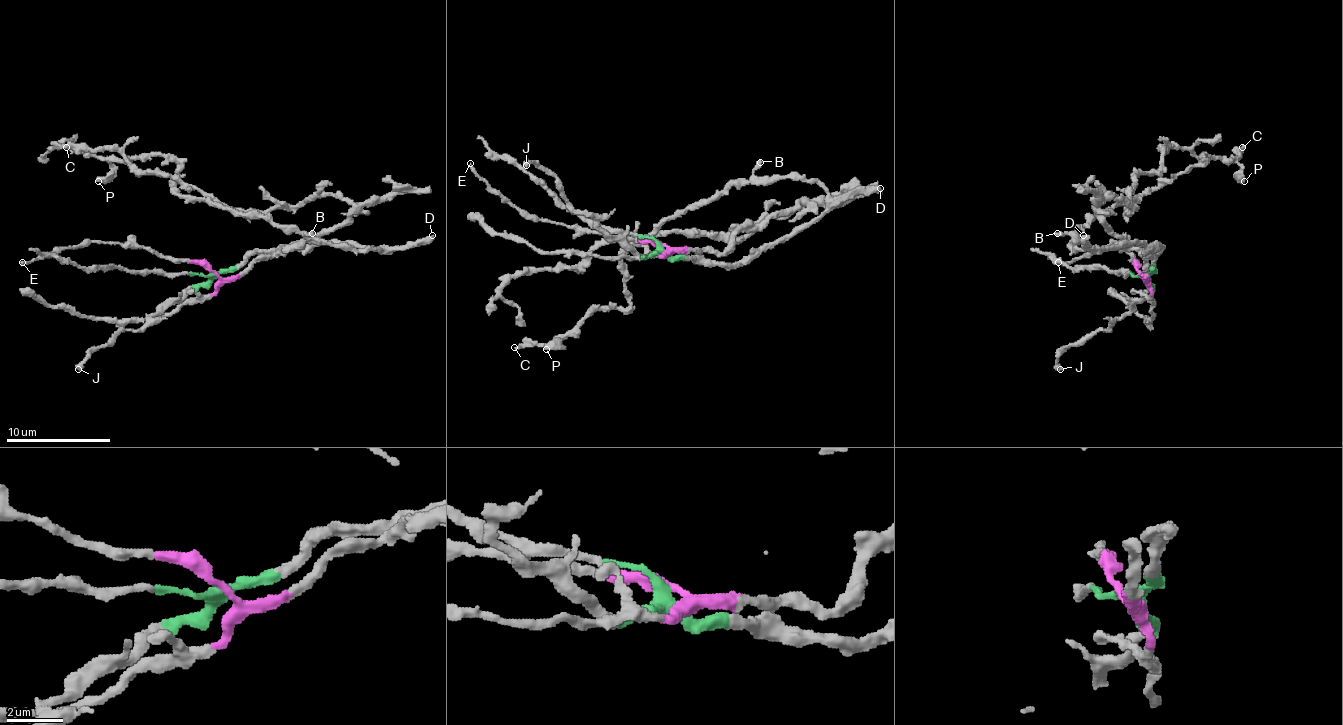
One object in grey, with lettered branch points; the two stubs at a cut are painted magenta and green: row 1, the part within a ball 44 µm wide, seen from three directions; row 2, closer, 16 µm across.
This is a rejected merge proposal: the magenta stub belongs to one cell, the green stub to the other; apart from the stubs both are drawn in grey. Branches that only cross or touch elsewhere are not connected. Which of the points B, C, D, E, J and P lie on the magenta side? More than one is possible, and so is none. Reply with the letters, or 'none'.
E

